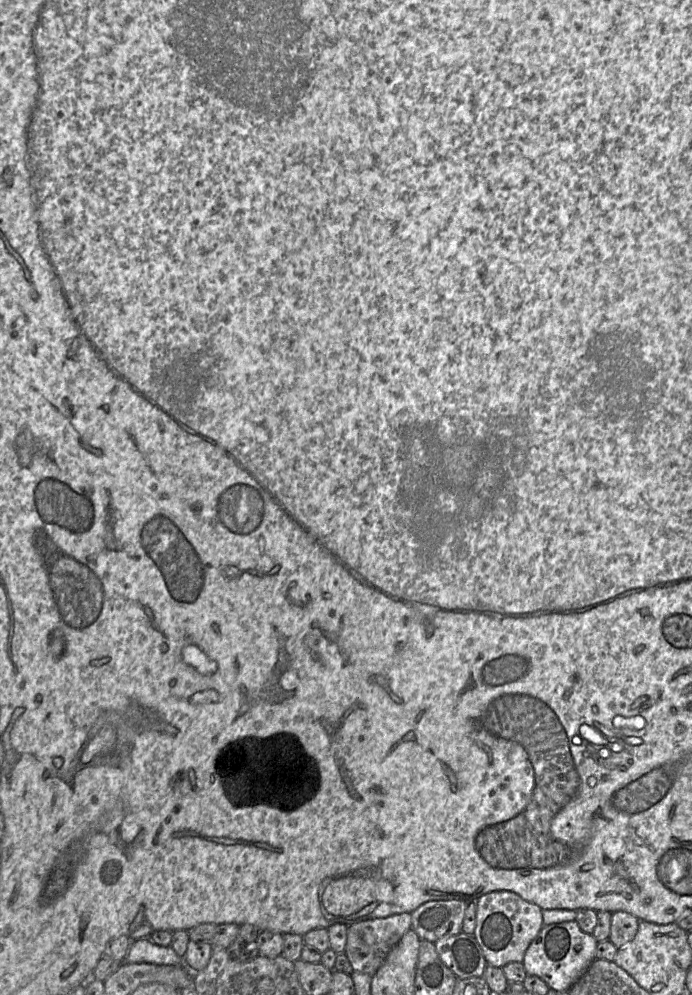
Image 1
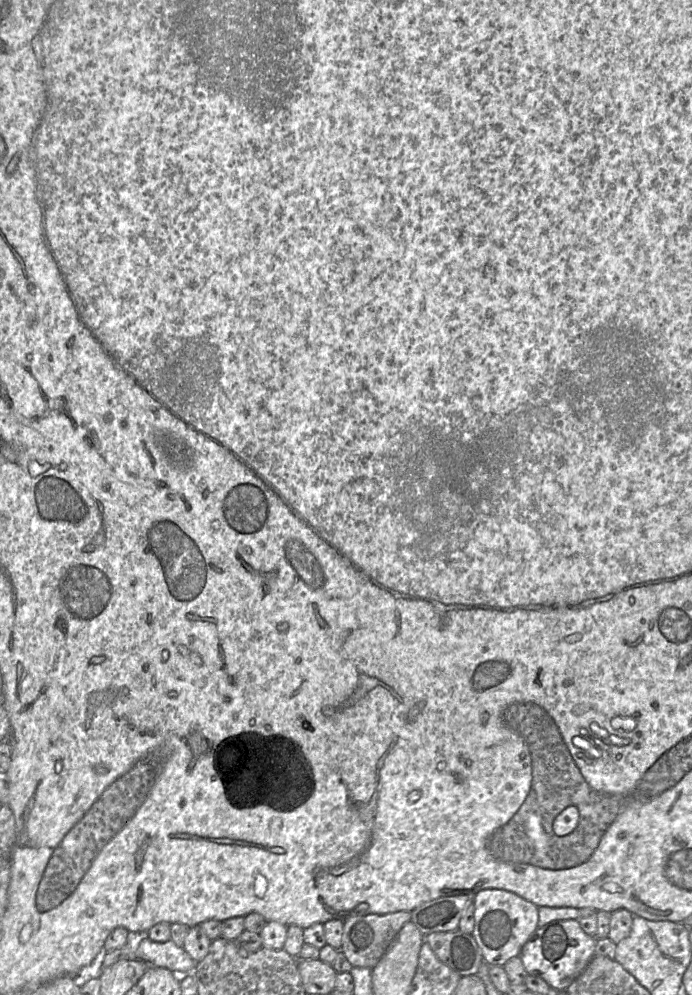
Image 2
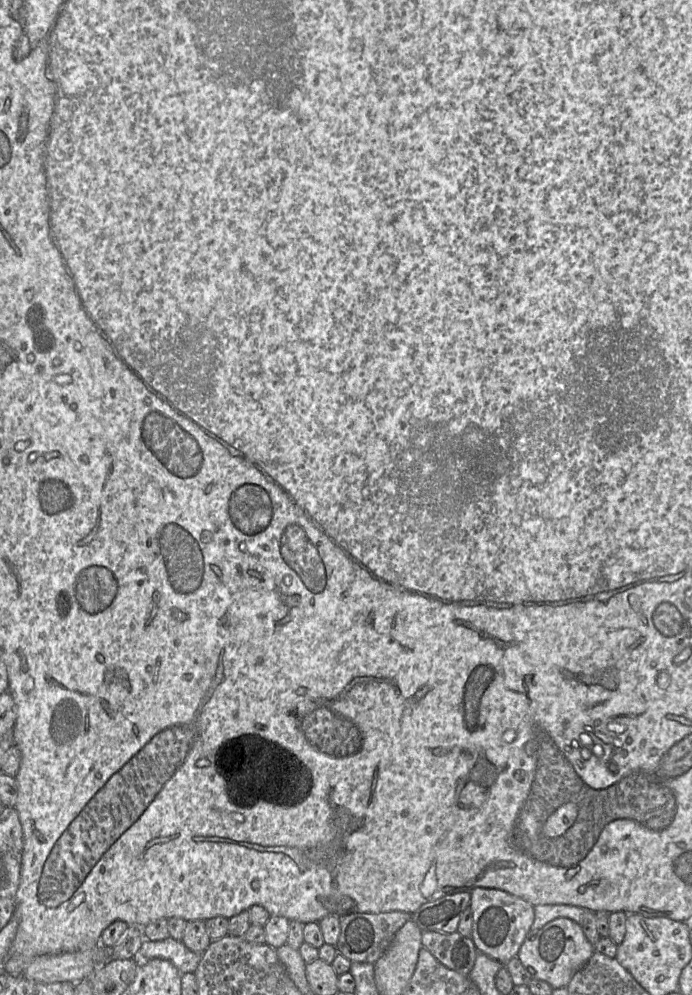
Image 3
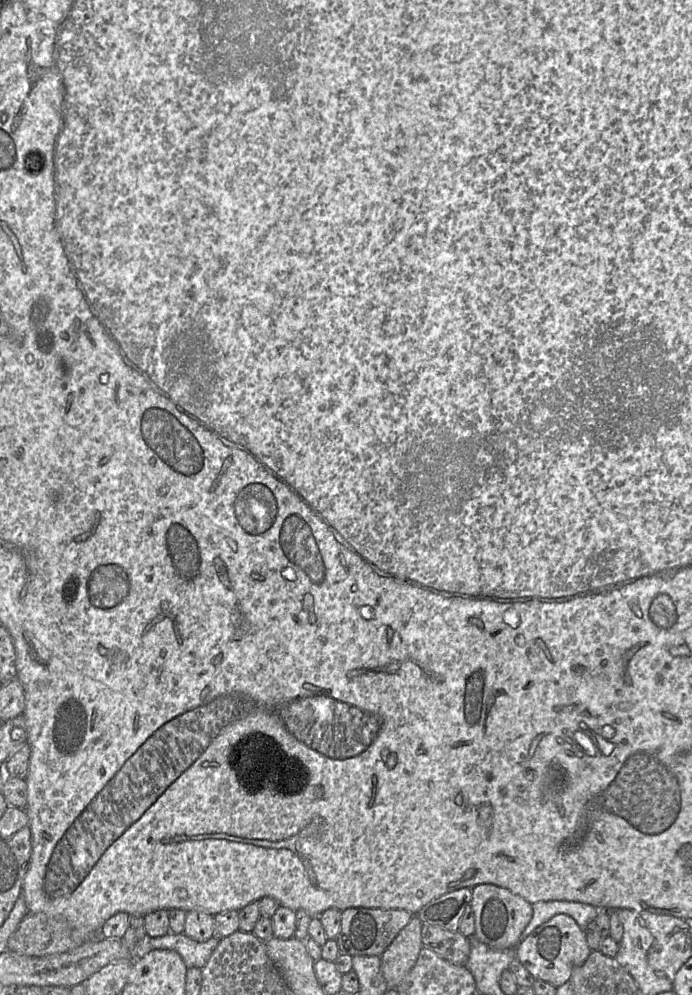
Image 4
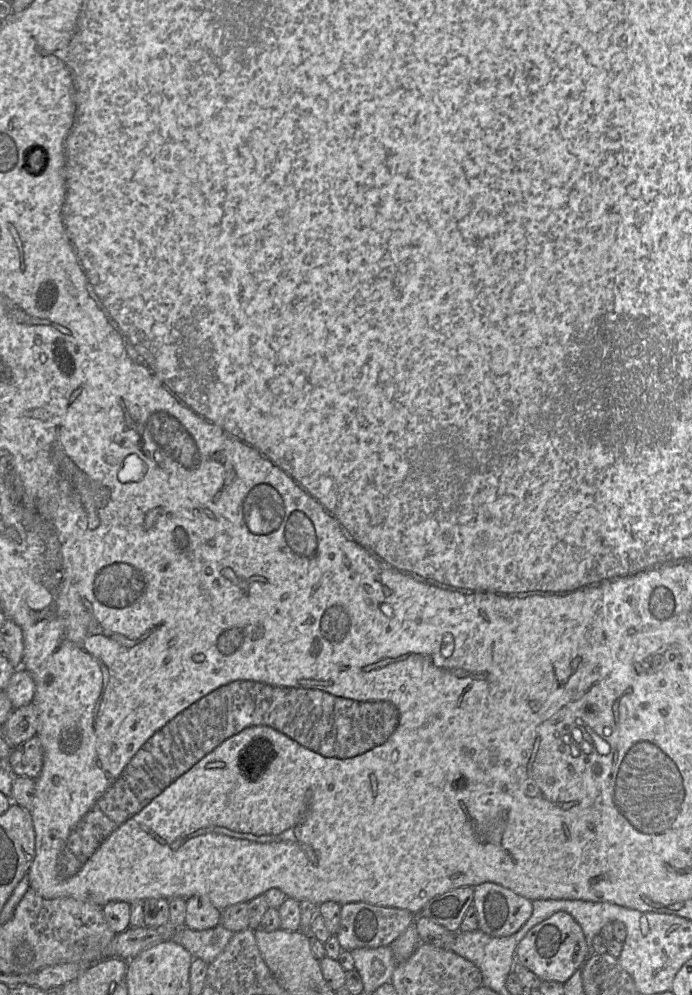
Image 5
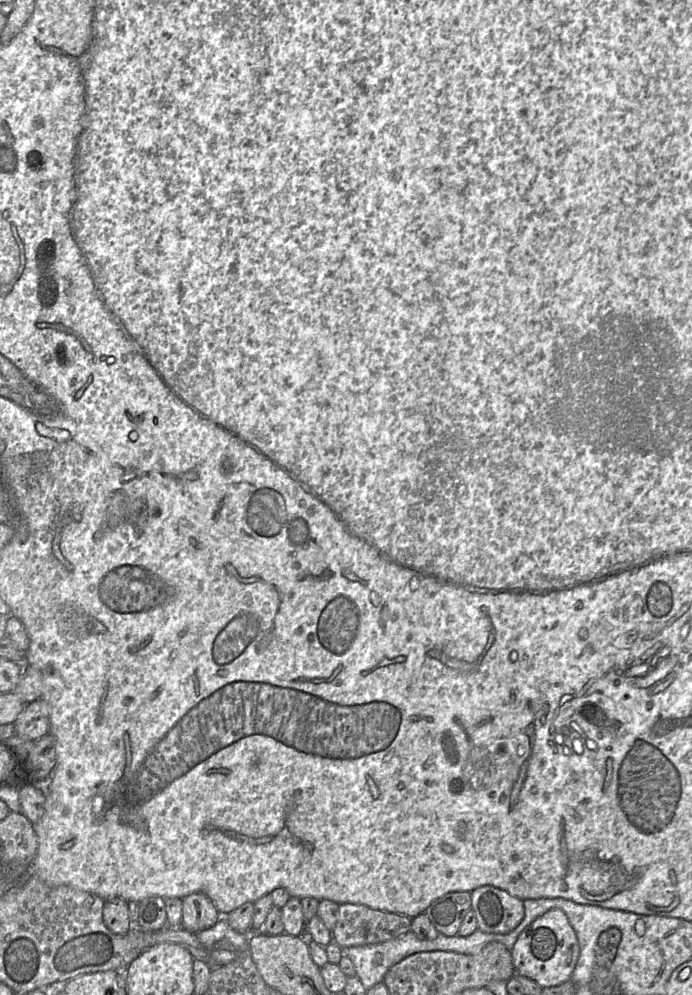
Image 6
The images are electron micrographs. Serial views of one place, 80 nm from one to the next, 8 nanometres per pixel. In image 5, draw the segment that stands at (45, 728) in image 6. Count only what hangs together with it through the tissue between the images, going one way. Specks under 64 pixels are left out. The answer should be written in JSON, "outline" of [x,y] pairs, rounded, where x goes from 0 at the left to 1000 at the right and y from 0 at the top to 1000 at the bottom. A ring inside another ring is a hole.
{"outline":[[[43,706],[20,713],[3,731],[10,747],[17,752],[30,750],[55,736],[56,722],[52,711]]]}

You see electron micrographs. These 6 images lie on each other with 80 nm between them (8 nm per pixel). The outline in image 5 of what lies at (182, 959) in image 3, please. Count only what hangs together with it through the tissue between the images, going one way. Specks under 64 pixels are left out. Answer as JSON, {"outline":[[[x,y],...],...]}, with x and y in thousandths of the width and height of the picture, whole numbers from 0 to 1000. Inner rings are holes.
{"outline":[[[319,929],[290,936],[266,931],[253,935],[247,945],[264,951],[280,963],[302,970],[324,955],[337,940],[338,937]]]}

